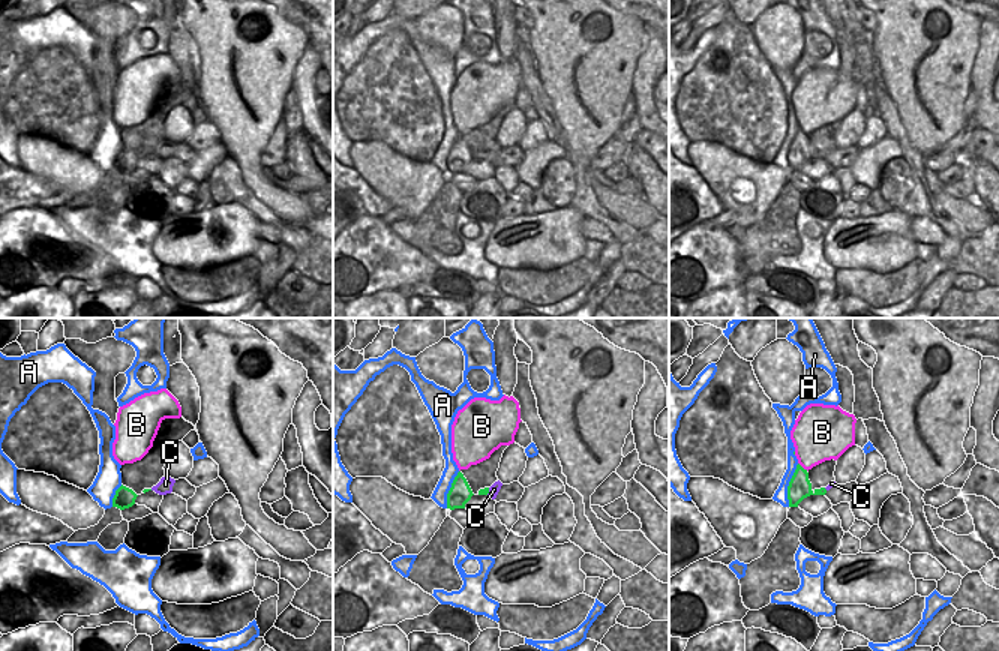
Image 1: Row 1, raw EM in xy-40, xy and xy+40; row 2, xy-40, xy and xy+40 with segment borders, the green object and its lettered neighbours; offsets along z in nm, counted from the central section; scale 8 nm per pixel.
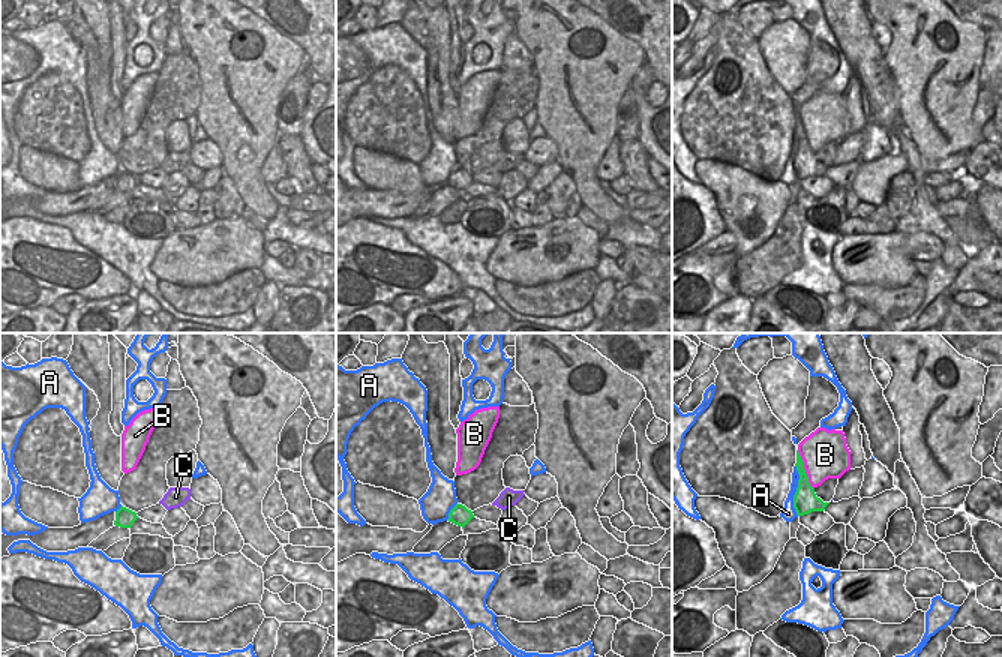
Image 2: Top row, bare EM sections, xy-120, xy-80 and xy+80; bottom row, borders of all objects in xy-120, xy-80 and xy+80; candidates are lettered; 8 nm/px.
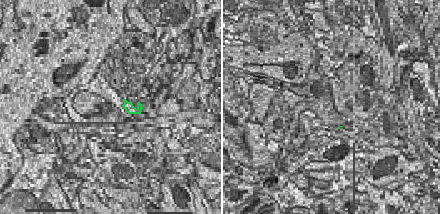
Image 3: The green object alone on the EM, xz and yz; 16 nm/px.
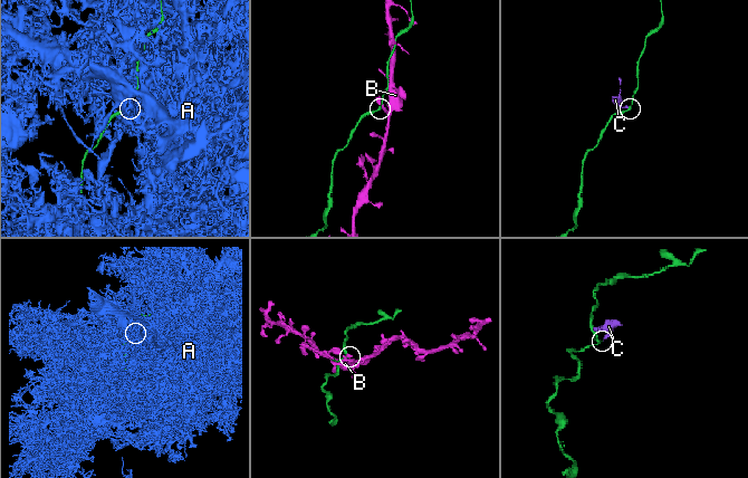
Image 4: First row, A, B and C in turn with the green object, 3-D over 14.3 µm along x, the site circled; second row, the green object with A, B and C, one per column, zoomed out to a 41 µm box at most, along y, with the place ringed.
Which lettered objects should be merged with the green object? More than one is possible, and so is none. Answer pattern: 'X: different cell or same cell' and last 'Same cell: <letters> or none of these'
A: different cell
B: different cell
C: different cell
Same cell: none of these

